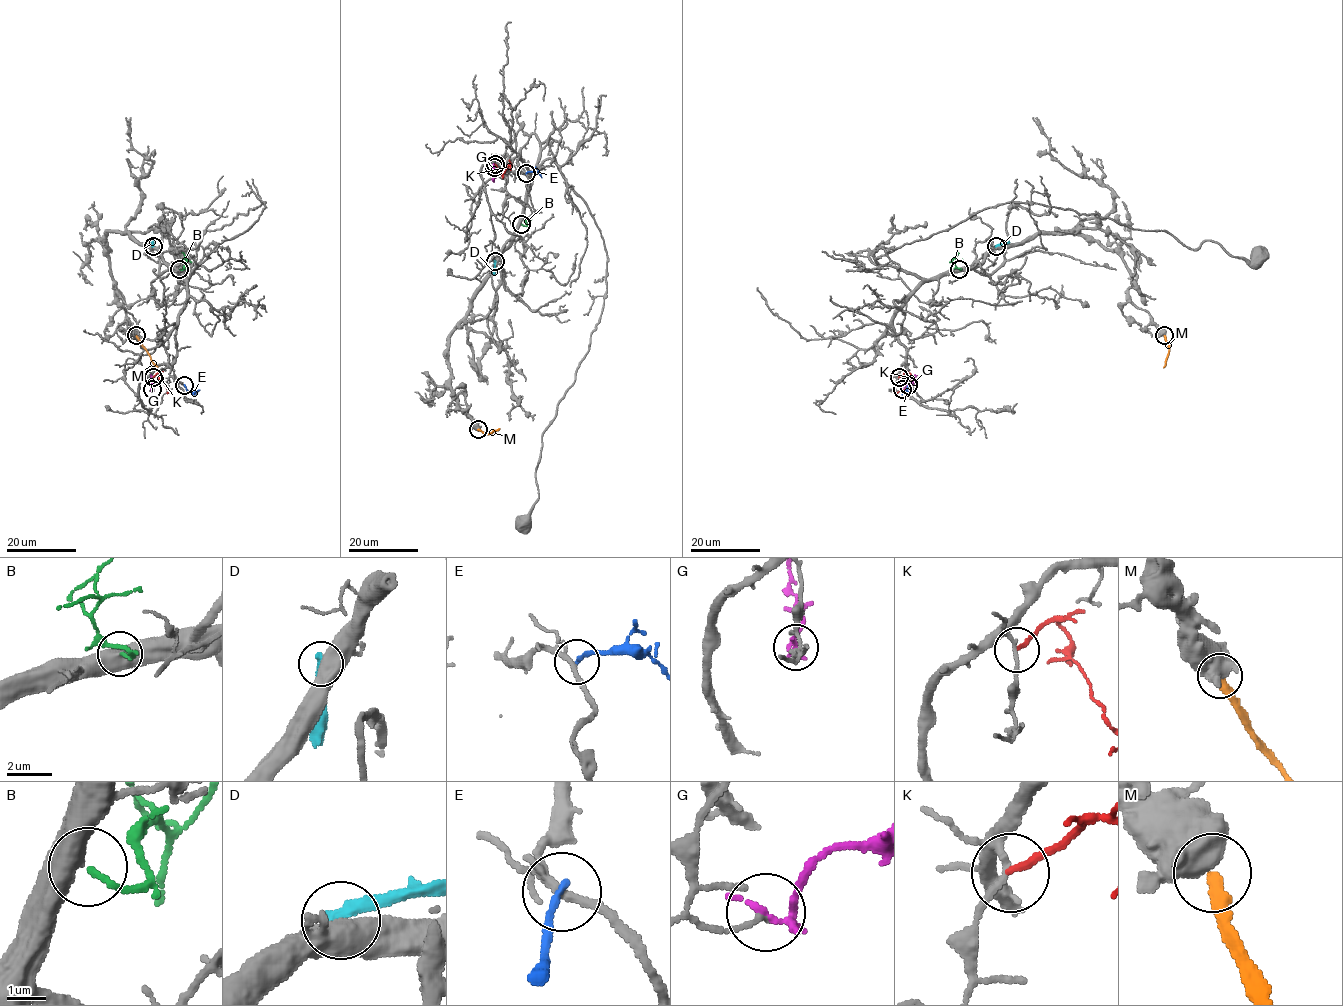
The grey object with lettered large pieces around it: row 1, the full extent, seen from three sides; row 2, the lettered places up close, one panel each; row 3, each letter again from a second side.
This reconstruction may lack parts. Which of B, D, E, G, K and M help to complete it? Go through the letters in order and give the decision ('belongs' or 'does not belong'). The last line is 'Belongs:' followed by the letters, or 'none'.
B: belongs
D: does not belong
E: does not belong
G: does not belong
K: does not belong
M: does not belong
Belongs: B

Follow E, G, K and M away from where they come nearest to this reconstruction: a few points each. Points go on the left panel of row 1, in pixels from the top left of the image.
E: (184, 385), (191, 392), (200, 390)
G: (152, 389), (150, 374)
K: (153, 377), (159, 373), (168, 391), (167, 393)
M: (136, 335), (157, 367)

